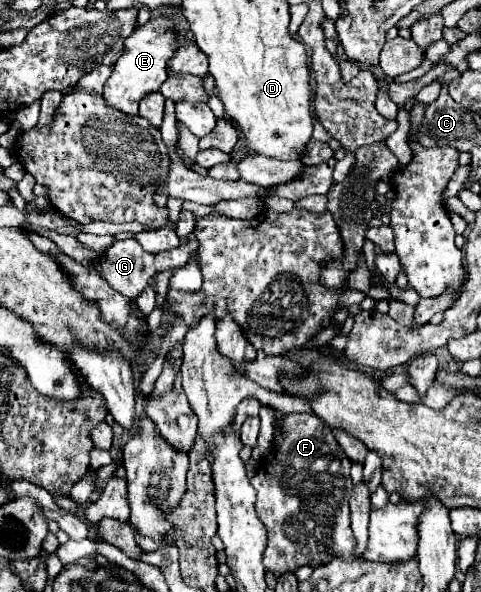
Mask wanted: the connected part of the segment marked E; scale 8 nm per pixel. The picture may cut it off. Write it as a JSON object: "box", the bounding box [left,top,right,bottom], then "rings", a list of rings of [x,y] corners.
{"box":[103,17,177,115],"rings":[[[163,17],[151,19],[141,27],[135,27],[135,31],[125,39],[123,55],[113,65],[111,77],[105,81],[103,97],[109,107],[115,107],[127,115],[139,115],[139,101],[147,97],[149,93],[159,91],[161,83],[165,81],[165,65],[171,59],[173,51],[177,49],[177,29],[175,23]]]}

